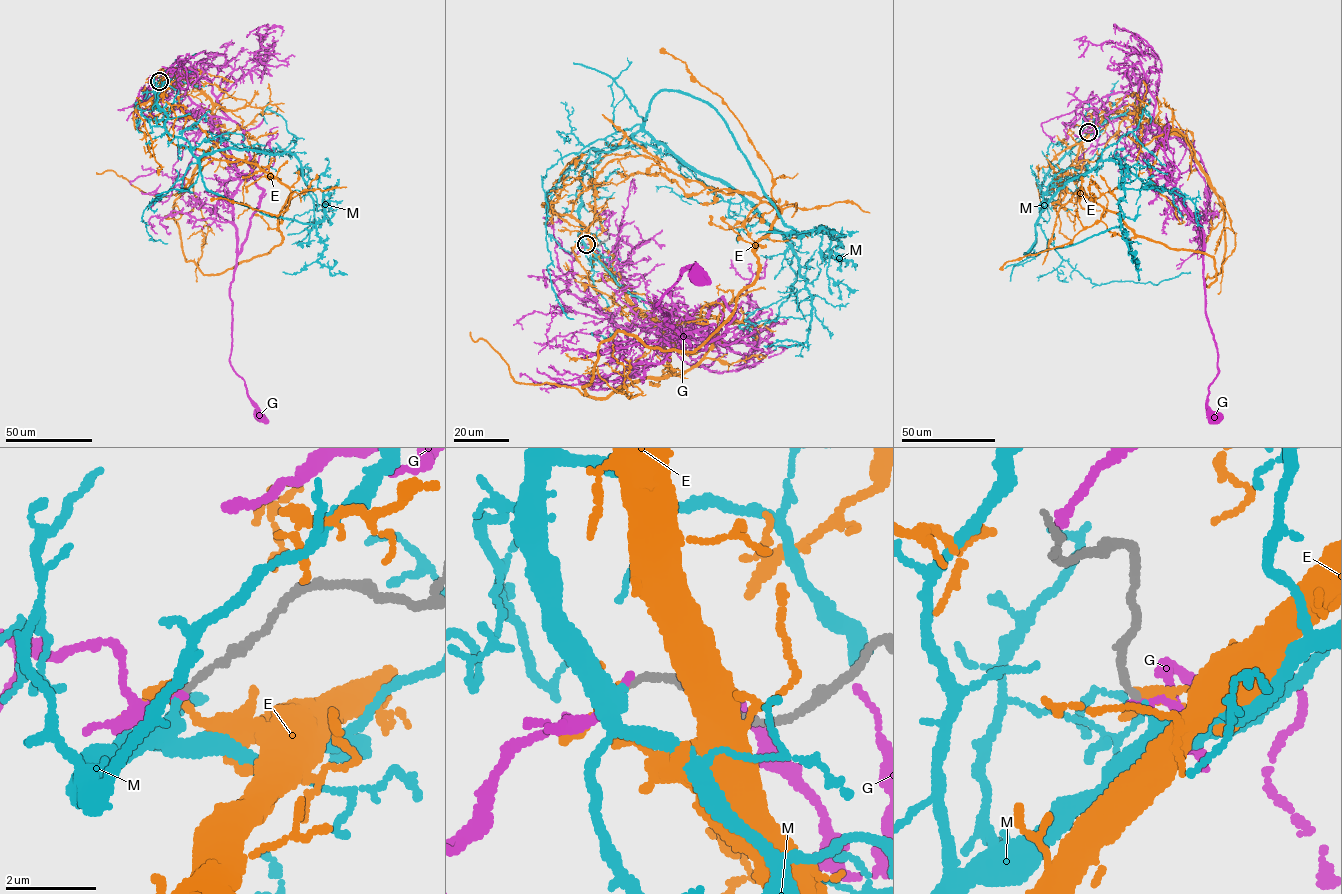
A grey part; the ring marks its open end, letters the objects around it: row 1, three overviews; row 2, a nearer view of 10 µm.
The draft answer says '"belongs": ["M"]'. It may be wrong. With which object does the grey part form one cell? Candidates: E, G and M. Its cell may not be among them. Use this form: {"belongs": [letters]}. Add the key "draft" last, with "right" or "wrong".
{"belongs": ["M"], "draft": "right"}

